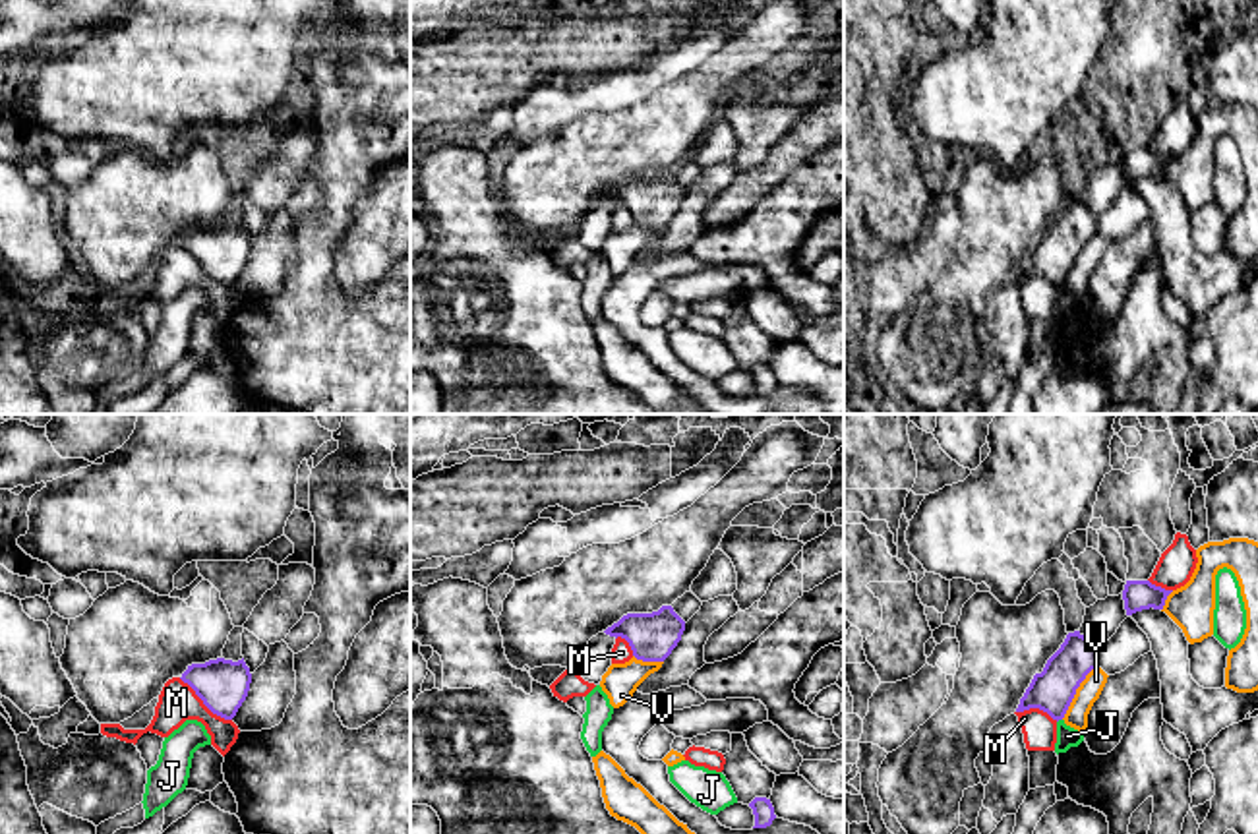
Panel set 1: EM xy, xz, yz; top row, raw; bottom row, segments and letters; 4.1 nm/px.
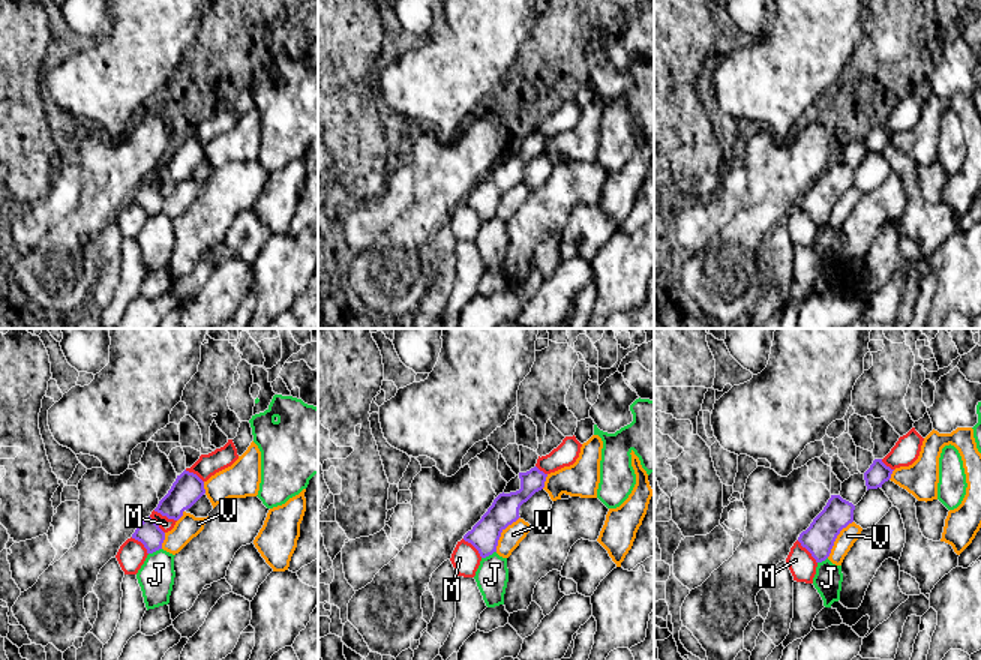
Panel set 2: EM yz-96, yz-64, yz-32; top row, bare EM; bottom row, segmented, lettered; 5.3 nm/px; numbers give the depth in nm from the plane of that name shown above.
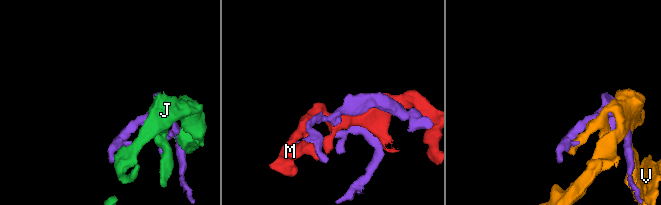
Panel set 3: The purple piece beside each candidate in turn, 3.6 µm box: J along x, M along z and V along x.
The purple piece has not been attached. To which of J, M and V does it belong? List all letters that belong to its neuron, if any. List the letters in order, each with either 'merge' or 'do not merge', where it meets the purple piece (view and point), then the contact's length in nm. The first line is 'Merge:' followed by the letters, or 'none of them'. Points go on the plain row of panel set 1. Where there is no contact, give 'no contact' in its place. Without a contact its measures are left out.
Merge: none of them
J: do not merge | yz (1059, 285) | 30 nm
M: do not merge | xy (204, 269) | 280 nm
V: do not merge | yz (1075, 260) | 260 nm

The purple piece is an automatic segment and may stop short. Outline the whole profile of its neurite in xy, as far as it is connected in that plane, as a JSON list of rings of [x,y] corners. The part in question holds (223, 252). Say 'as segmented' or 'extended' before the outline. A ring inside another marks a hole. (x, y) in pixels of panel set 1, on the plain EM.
as segmented; [[[217,224],[188,232],[180,246],[213,281],[232,286],[248,263],[252,240],[244,224],[238,228]]]

